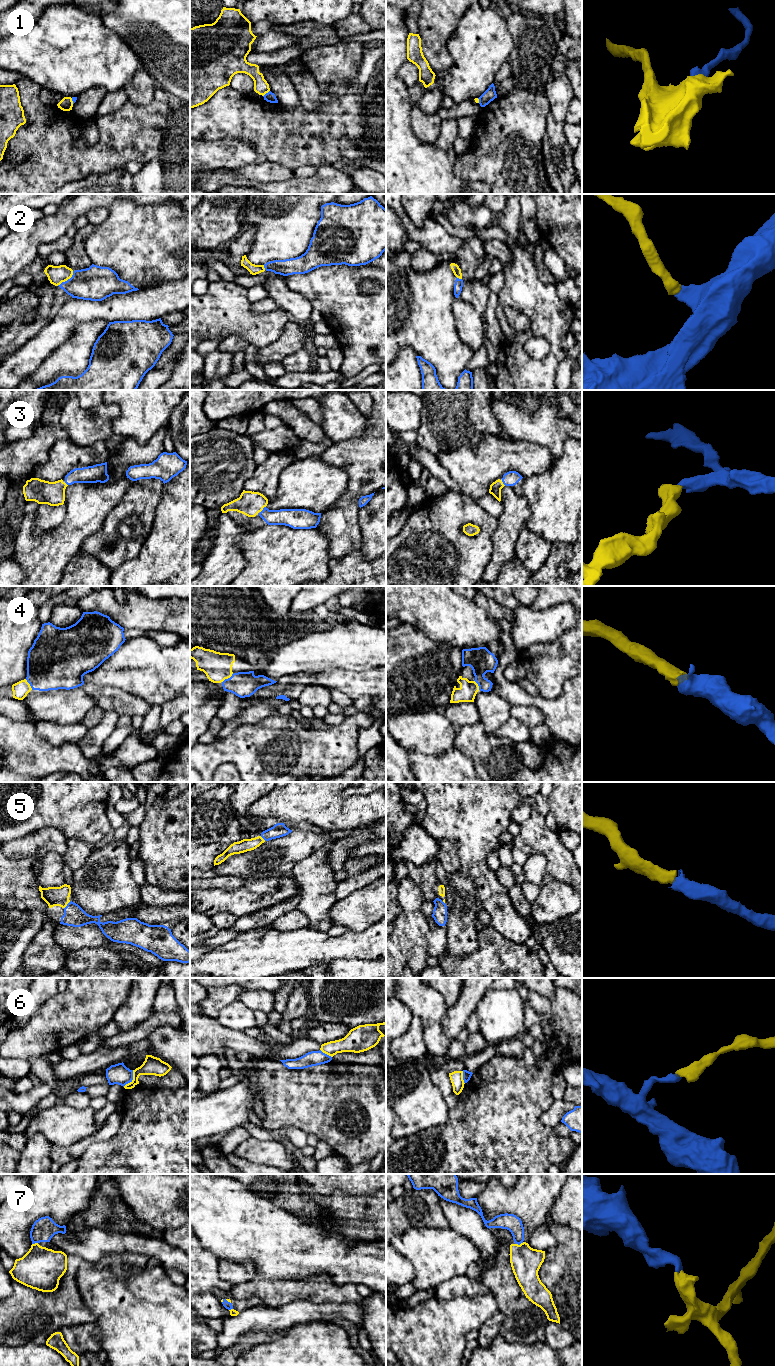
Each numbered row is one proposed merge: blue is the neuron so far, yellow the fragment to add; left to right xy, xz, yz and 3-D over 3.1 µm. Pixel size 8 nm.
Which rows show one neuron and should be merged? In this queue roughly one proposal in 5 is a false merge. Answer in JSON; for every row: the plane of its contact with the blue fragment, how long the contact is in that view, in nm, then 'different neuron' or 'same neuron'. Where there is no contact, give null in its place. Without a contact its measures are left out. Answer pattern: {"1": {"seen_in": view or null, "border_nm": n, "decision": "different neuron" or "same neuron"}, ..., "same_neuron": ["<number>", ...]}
{"1": {"seen_in": "xz", "border_nm": 80, "decision": "different neuron"}, "2": {"seen_in": "xy", "border_nm": 180, "decision": "same neuron"}, "3": {"seen_in": "xz", "border_nm": 70, "decision": "same neuron"}, "4": {"seen_in": "xz", "border_nm": 120, "decision": "same neuron"}, "5": {"seen_in": "xy", "border_nm": 80, "decision": "same neuron"}, "6": {"seen_in": "xy", "border_nm": 160, "decision": "different neuron"}, "7": {"seen_in": "yz", "border_nm": 70, "decision": "same neuron"}, "same_neuron": ["2", "3", "4", "5", "7"]}

